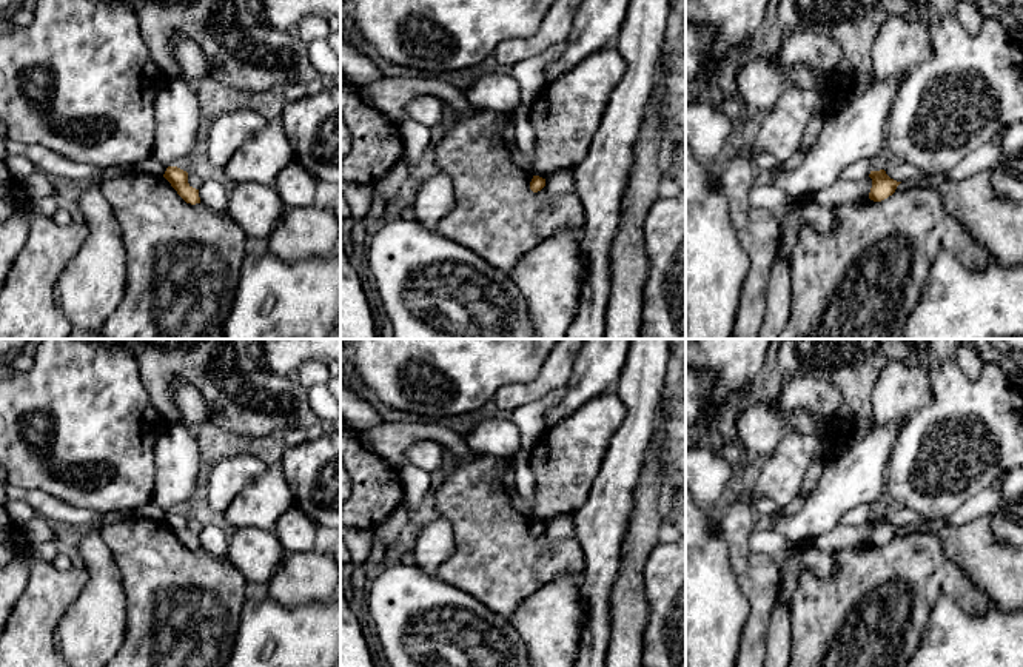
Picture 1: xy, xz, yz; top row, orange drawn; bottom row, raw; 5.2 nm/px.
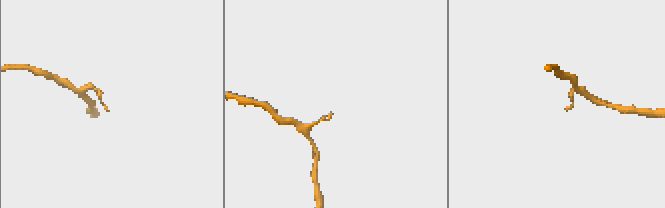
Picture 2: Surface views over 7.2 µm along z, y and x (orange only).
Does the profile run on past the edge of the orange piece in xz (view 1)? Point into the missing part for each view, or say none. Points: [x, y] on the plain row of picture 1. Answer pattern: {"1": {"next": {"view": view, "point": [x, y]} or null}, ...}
{"1": {"next": null}}

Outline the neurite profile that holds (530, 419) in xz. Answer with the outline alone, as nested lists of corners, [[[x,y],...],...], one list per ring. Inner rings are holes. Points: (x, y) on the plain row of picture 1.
[[[555,390],[545,397],[515,410],[513,421],[521,434],[521,451],[530,453],[538,437],[545,430],[545,411],[564,397],[564,390]]]

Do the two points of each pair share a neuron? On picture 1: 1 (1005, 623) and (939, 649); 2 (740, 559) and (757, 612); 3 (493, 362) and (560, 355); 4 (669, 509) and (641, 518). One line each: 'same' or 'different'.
1: same
2: different
3: different
4: different

